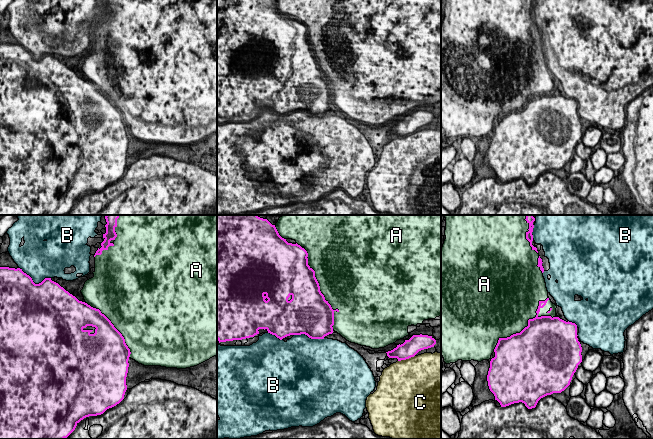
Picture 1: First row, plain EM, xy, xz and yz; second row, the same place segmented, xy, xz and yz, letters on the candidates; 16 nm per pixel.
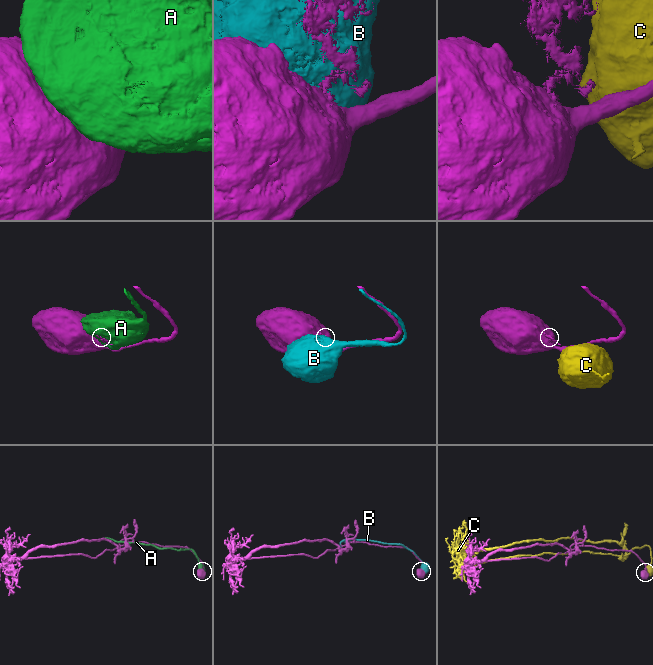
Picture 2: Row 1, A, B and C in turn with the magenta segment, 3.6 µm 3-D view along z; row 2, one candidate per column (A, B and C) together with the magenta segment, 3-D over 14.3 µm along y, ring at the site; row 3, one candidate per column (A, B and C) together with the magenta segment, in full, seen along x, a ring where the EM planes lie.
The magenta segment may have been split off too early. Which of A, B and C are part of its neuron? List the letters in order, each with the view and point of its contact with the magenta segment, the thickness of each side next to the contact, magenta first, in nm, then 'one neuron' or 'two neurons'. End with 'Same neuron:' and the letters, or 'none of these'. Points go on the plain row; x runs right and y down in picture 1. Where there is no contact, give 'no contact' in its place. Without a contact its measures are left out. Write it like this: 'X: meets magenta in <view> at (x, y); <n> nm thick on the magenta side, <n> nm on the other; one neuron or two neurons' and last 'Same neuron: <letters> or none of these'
A: meets magenta in yz at (523, 105); 500 nm thick on the magenta side, 500 nm on the other; two neurons
B: meets magenta in xy at (33, 58); 500 nm thick on the magenta side, 380 nm on the other; two neurons
C: meets magenta in xz at (406, 134); 280 nm thick on the magenta side, 480 nm on the other; two neurons
Same neuron: none of these

